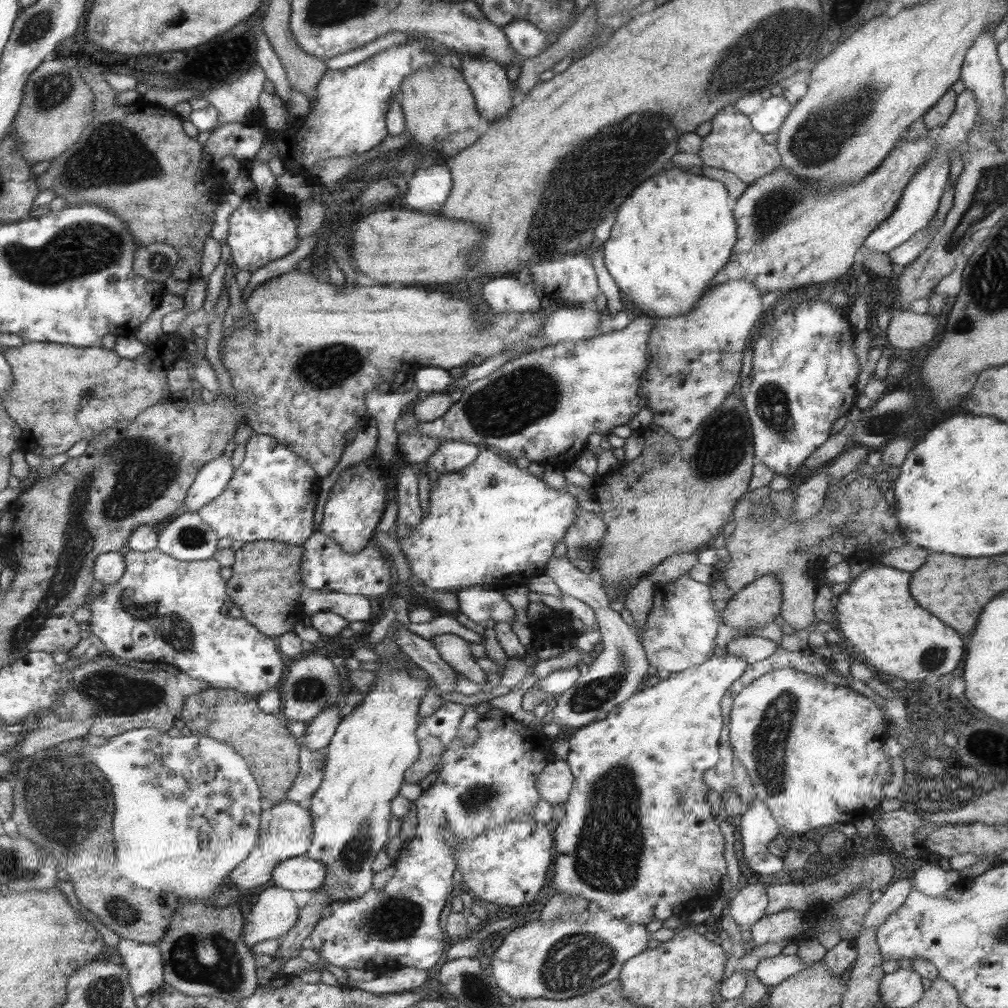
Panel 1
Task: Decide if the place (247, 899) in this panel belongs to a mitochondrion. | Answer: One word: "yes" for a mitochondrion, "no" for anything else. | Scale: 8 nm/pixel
no

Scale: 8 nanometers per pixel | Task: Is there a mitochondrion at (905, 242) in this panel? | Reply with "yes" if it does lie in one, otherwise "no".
no

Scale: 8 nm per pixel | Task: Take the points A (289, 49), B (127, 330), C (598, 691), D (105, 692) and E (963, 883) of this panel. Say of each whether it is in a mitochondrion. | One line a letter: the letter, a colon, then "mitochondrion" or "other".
A: other
B: other
C: mitochondrion
D: mitochondrion
E: other

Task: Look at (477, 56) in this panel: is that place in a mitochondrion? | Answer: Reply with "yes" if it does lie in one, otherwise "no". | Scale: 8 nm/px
no

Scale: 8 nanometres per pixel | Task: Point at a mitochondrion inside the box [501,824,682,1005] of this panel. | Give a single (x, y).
(574, 963)

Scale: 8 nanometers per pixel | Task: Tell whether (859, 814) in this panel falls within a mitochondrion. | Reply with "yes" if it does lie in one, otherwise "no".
no

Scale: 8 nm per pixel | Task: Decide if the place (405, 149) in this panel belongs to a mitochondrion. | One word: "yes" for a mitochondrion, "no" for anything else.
no

